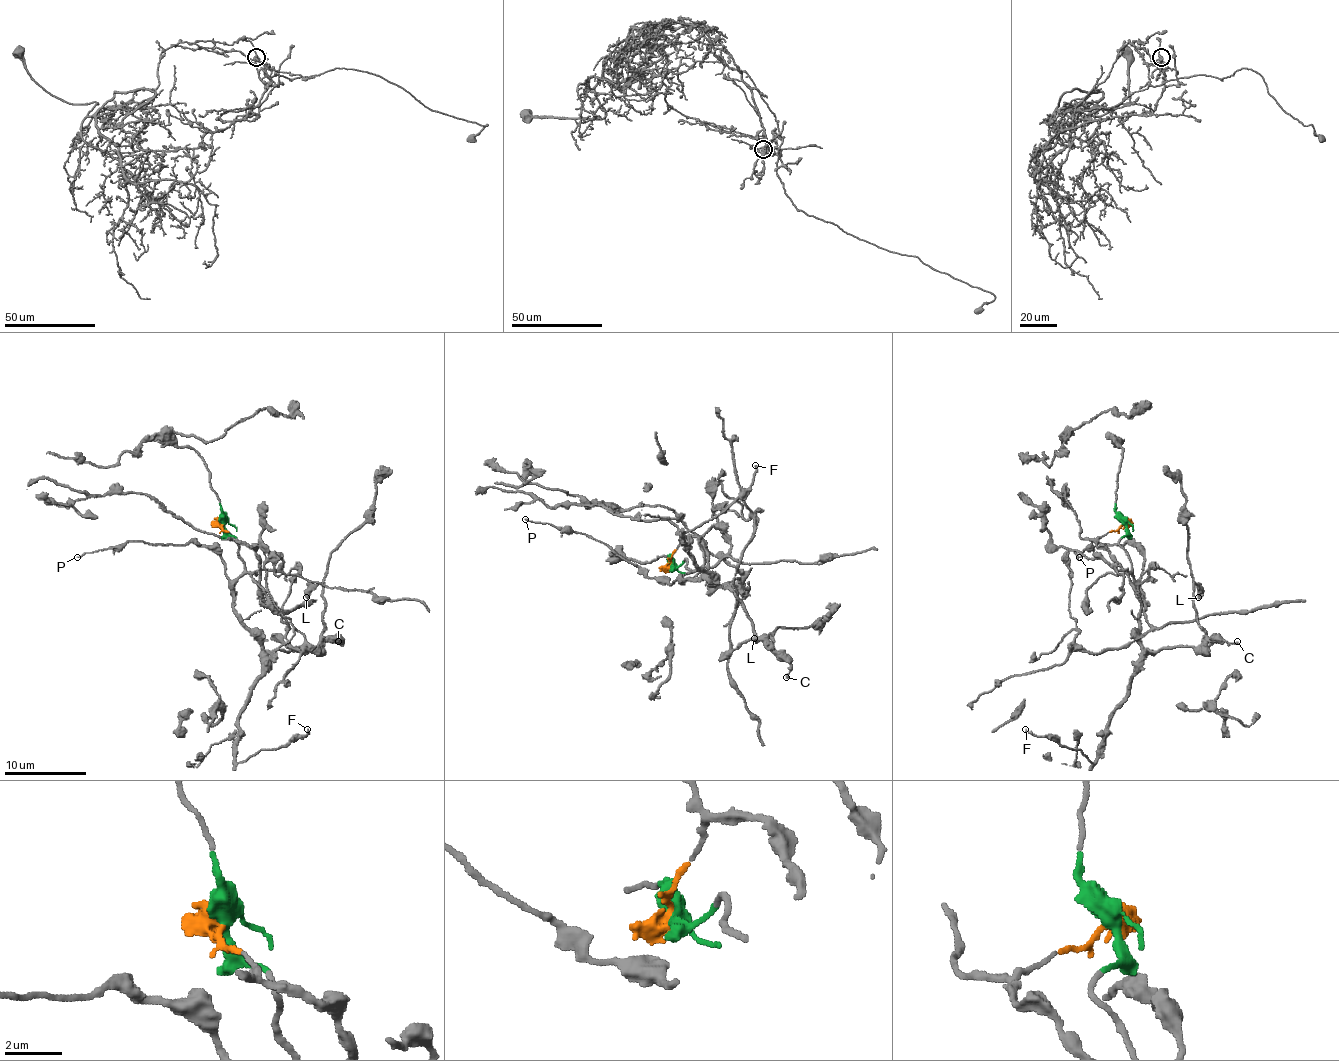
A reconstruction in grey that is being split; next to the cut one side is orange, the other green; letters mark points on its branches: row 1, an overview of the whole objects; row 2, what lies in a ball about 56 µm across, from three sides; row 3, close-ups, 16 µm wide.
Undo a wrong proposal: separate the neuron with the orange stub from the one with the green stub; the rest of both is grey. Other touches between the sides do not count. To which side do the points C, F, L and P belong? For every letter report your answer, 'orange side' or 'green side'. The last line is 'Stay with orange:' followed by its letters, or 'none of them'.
C: green side
F: green side
L: green side
P: green side
Stay with orange: none of them

